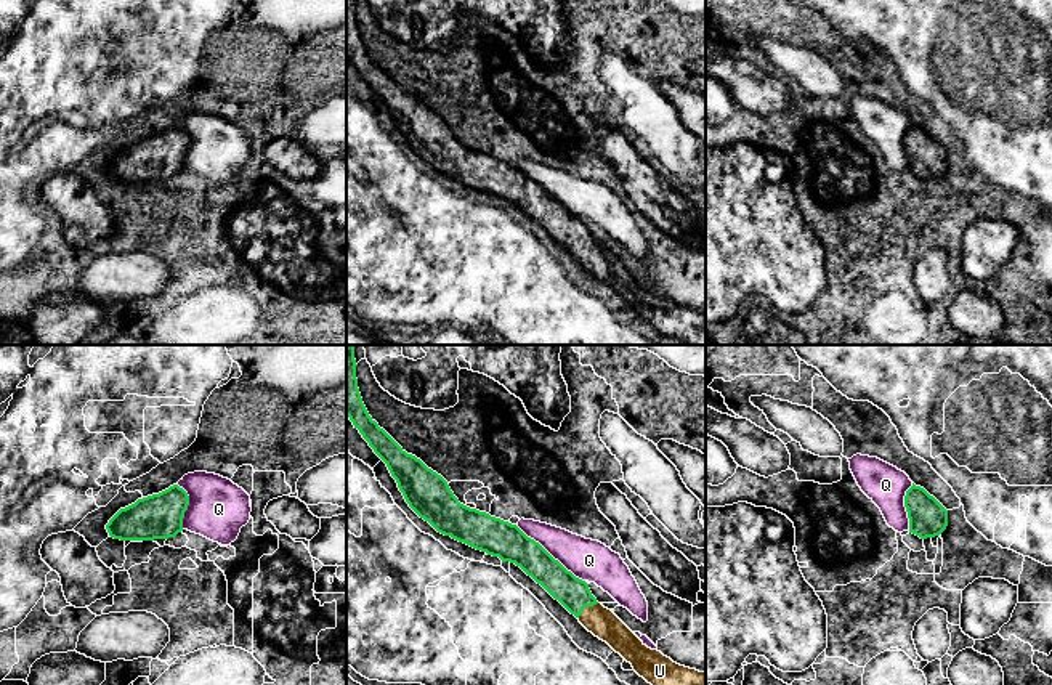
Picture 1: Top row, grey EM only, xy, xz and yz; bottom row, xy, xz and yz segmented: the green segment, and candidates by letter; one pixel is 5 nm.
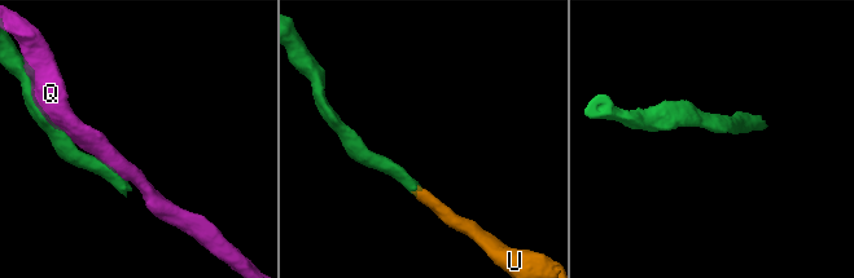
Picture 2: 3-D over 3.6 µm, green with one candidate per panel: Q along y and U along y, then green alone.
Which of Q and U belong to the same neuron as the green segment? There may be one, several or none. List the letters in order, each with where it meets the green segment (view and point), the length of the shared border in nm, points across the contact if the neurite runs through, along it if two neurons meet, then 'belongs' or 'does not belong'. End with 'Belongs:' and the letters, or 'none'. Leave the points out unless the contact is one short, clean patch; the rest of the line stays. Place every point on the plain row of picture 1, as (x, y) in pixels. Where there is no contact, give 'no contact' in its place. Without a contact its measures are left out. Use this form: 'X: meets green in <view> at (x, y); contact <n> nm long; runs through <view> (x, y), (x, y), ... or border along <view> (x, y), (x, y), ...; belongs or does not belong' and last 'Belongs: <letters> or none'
Q: meets green in xz at (549, 194); contact 440 nm long; does not belong
U: meets green in xz at (586, 246); contact 130 nm long; runs through xz (571, 233), (586, 246), (600, 262); belongs
Belongs: U

